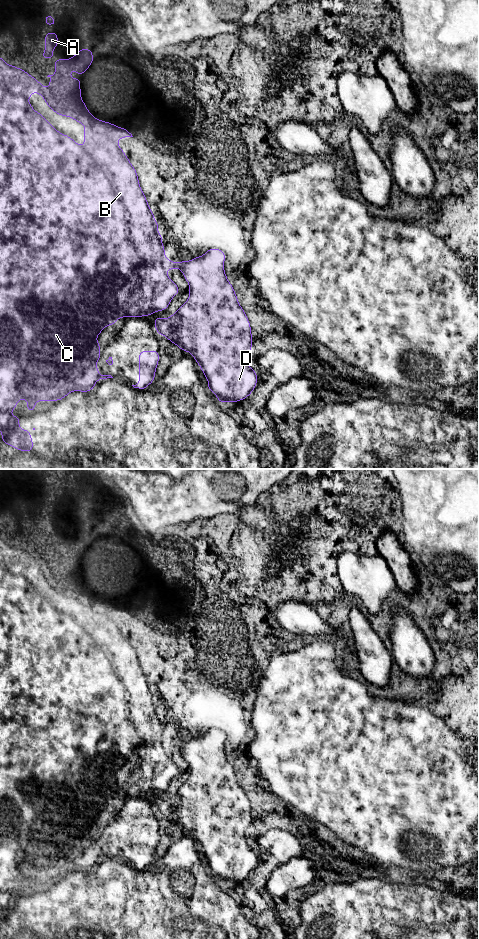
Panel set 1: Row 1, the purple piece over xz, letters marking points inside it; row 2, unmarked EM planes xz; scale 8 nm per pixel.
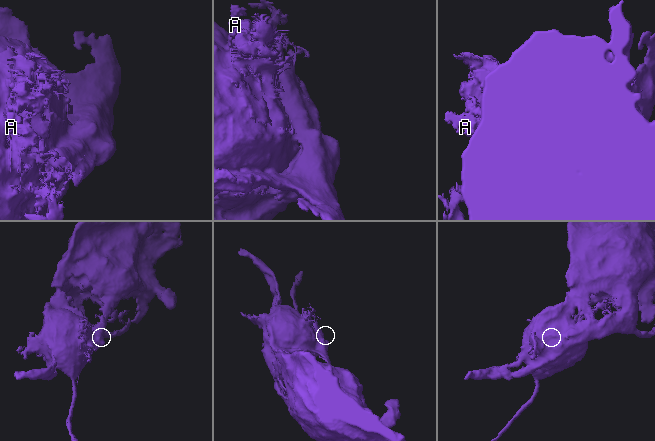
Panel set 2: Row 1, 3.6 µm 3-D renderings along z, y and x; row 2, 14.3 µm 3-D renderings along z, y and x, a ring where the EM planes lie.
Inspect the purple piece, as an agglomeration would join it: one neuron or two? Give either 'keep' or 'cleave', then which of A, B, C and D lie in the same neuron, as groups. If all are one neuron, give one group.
cleave | A B C / D

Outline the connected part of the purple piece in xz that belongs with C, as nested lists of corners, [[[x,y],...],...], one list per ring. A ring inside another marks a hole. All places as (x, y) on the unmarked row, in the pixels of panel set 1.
[[[79,529],[70,539],[55,539],[55,554],[47,556],[51,560],[45,568],[23,549],[7,544],[0,537],[0,911],[1,921],[19,931],[32,932],[33,920],[28,910],[19,908],[19,897],[10,893],[16,889],[17,882],[26,879],[27,890],[33,892],[37,881],[60,881],[73,871],[91,871],[98,860],[113,858],[111,855],[98,853],[97,841],[101,837],[101,831],[97,816],[105,807],[116,804],[118,798],[139,798],[166,790],[180,771],[166,752],[170,749],[180,749],[183,752],[187,743],[207,743],[207,739],[202,736],[181,742],[173,742],[165,737],[163,716],[158,713],[159,705],[140,667],[137,651],[117,622],[118,619],[133,617],[132,614],[126,608],[95,598],[81,578],[80,558],[74,559],[70,555],[72,550],[83,555],[93,541],[92,529]],[[32,573],[39,573],[48,587],[58,595],[70,597],[75,599],[76,603],[85,605],[83,626],[57,611],[42,594],[33,589],[28,581]]]

